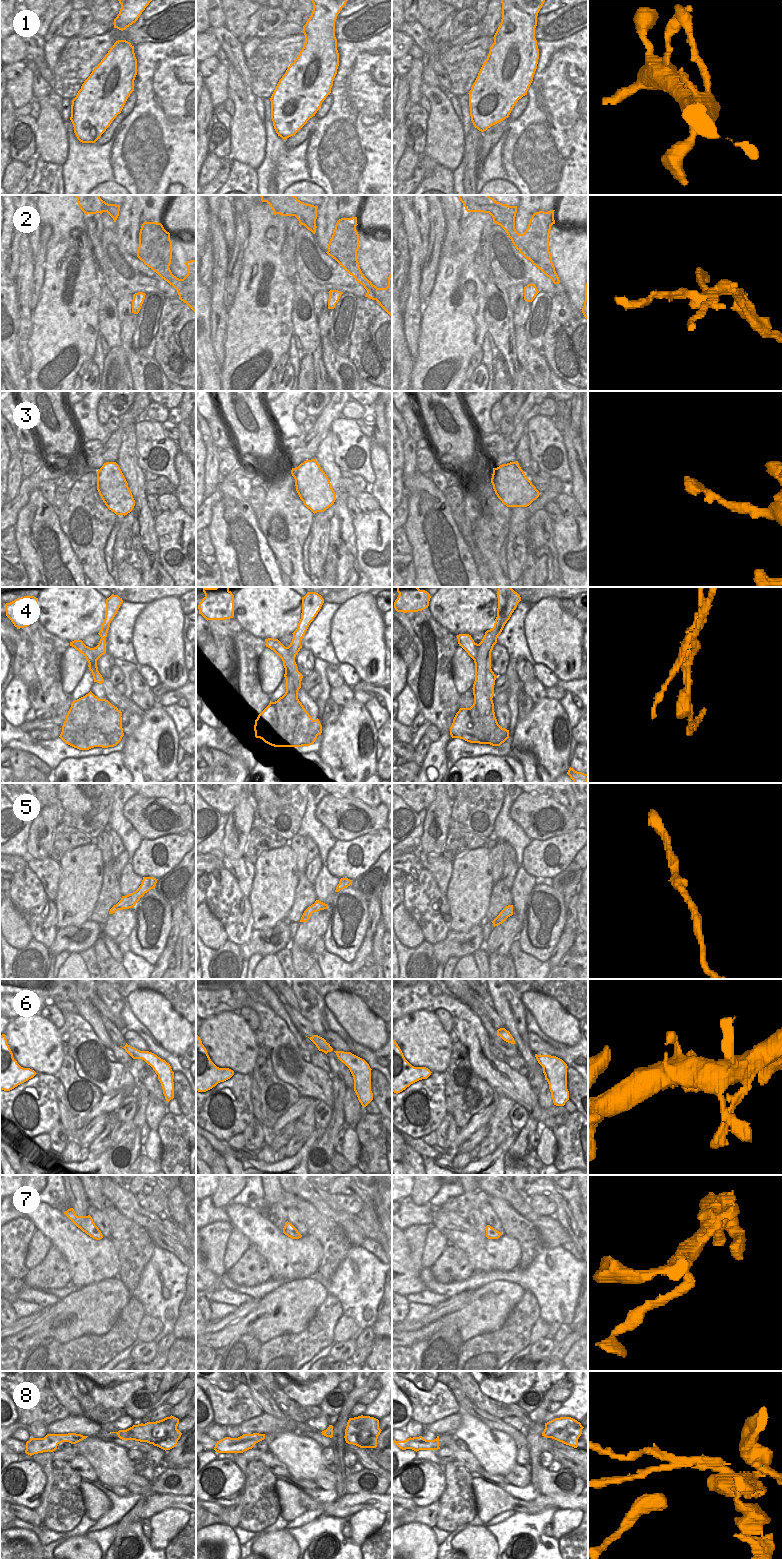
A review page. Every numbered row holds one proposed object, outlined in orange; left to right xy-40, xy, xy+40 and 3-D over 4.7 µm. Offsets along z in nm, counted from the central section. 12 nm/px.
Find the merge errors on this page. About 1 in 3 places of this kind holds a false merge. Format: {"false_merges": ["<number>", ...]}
{"false_merges": ["2", "4", "8"]}

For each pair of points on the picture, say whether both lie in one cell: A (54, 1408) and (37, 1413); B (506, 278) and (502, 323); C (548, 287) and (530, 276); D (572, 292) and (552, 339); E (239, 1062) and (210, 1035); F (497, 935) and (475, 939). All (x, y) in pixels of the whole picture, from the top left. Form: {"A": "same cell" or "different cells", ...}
{"A": "same cell", "B": "different cells", "C": "same cell", "D": "different cells", "E": "same cell", "F": "different cells"}

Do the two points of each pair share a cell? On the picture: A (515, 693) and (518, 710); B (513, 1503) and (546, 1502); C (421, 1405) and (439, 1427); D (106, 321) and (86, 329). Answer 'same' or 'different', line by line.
A: same
B: same
C: different
D: different

